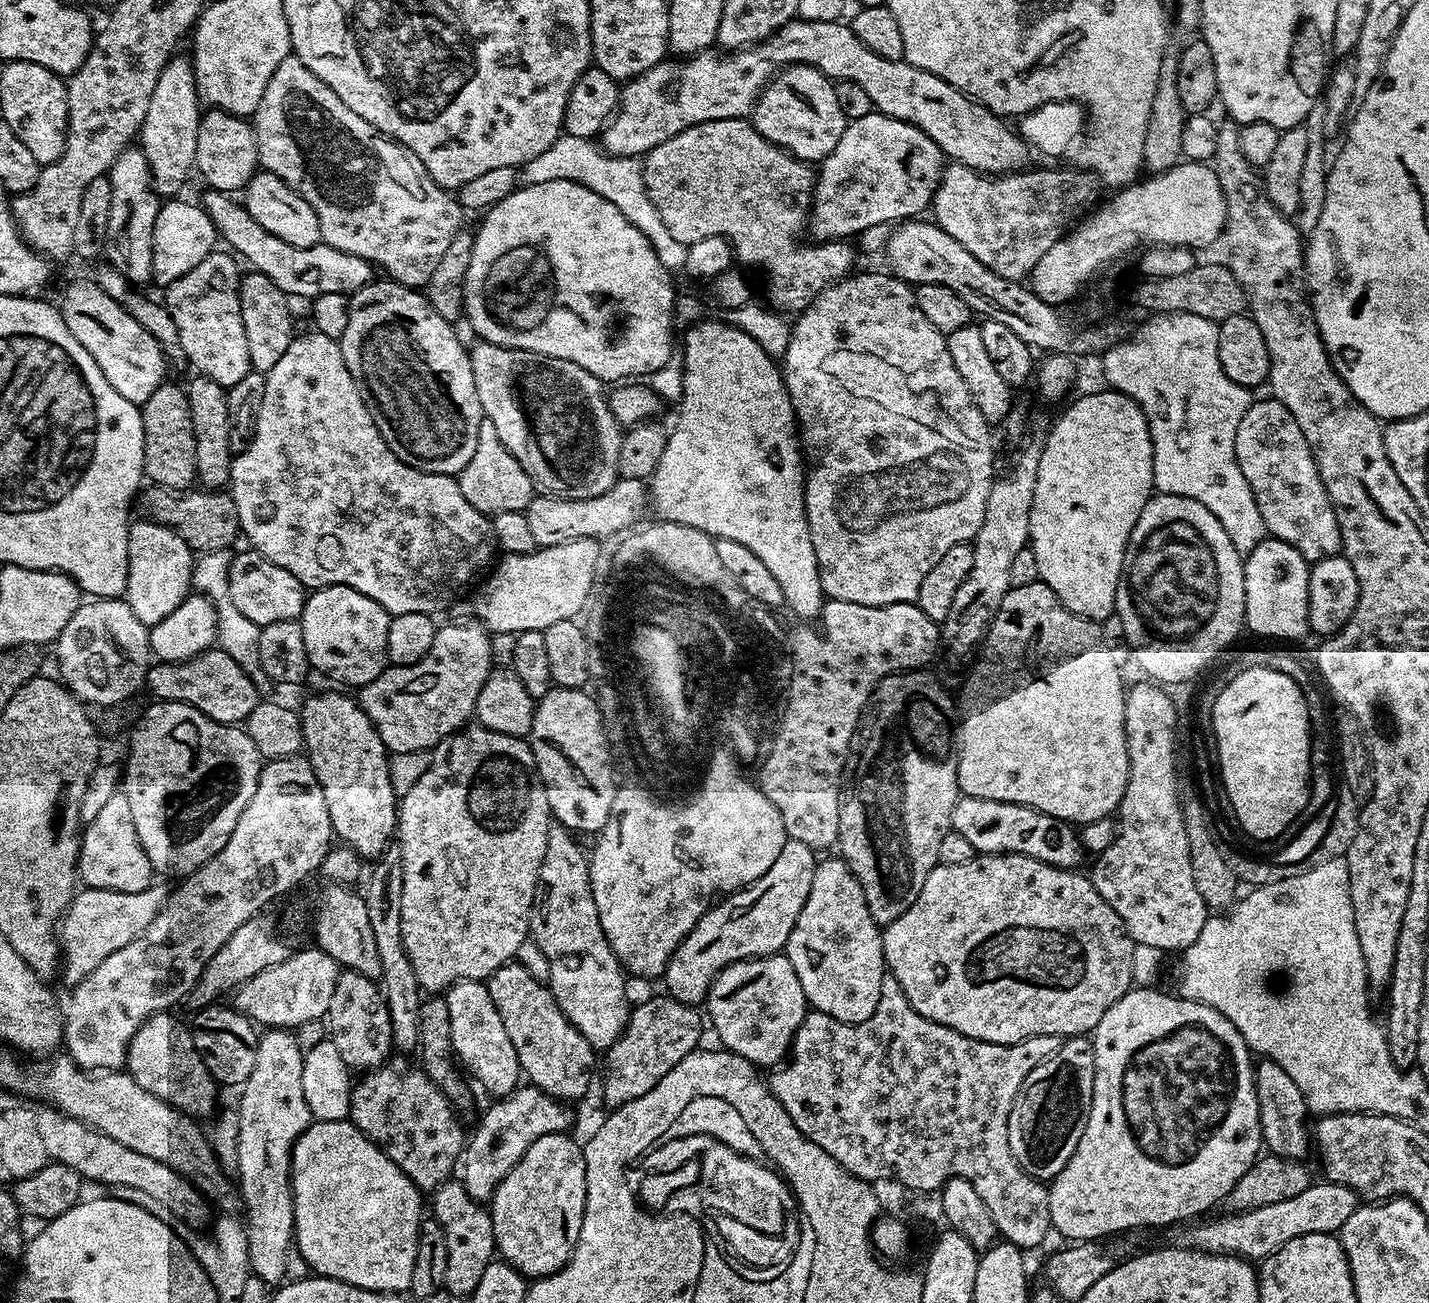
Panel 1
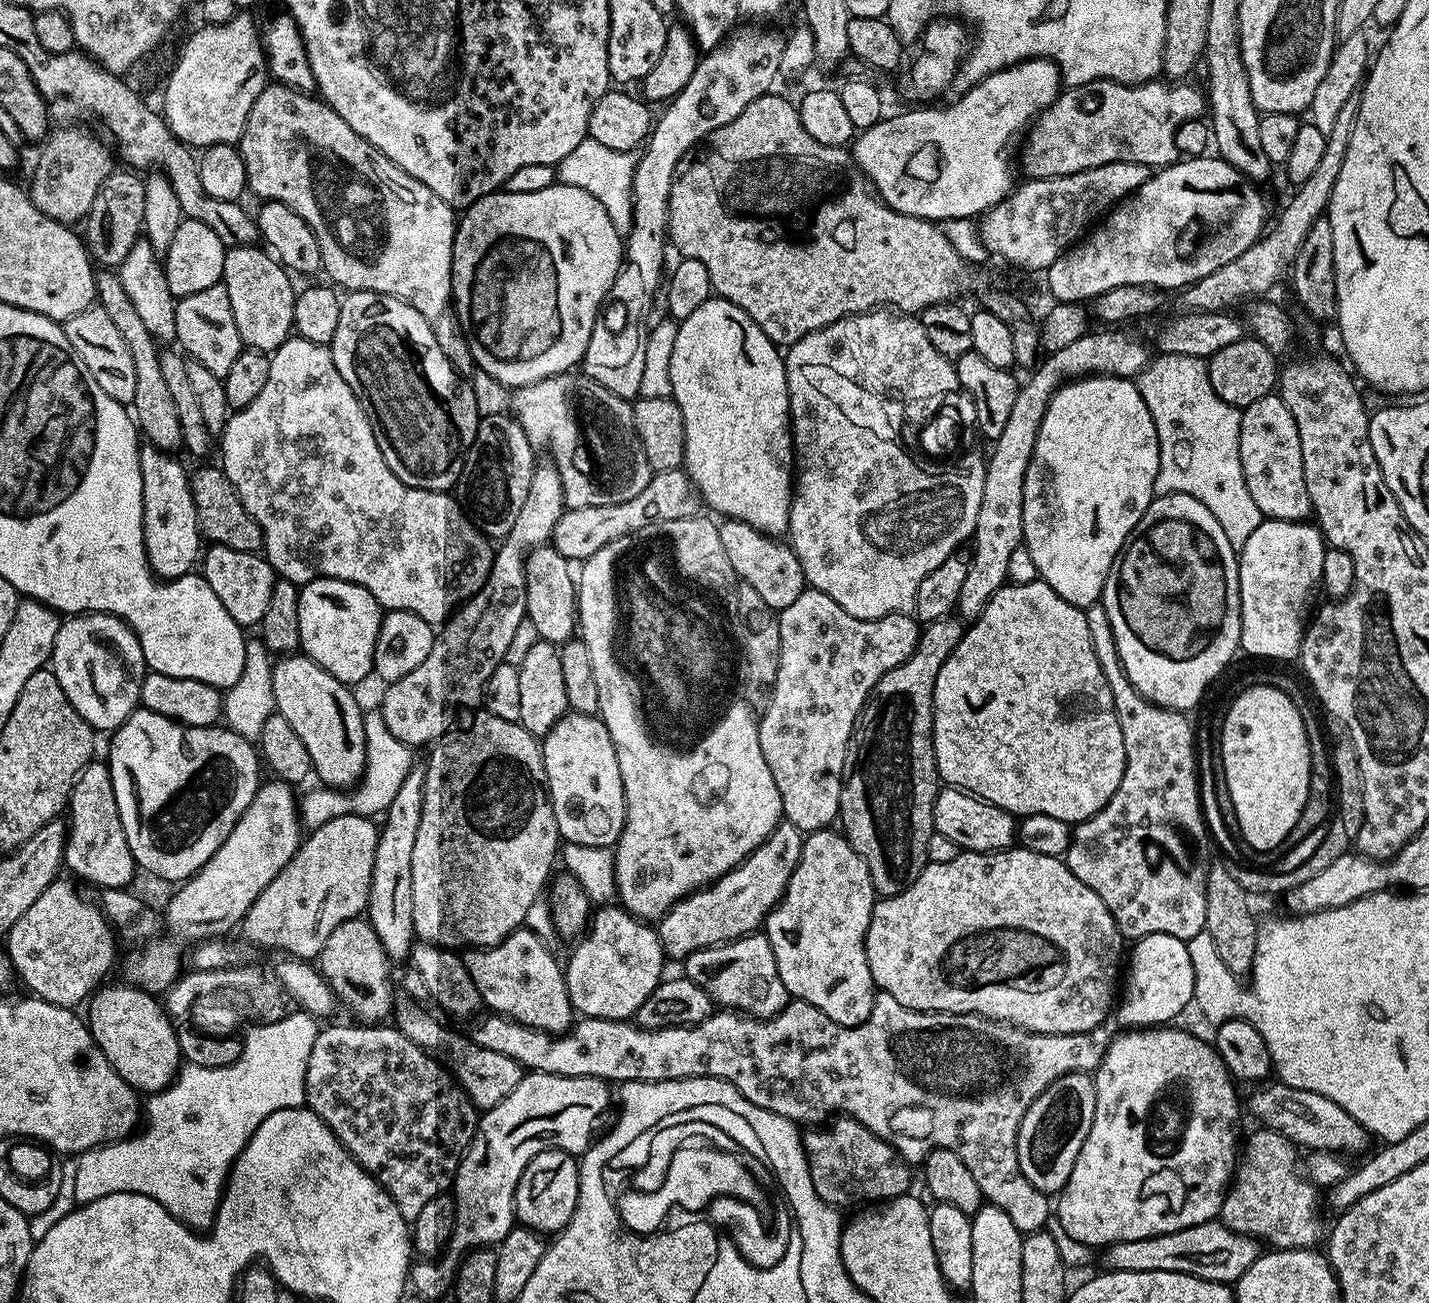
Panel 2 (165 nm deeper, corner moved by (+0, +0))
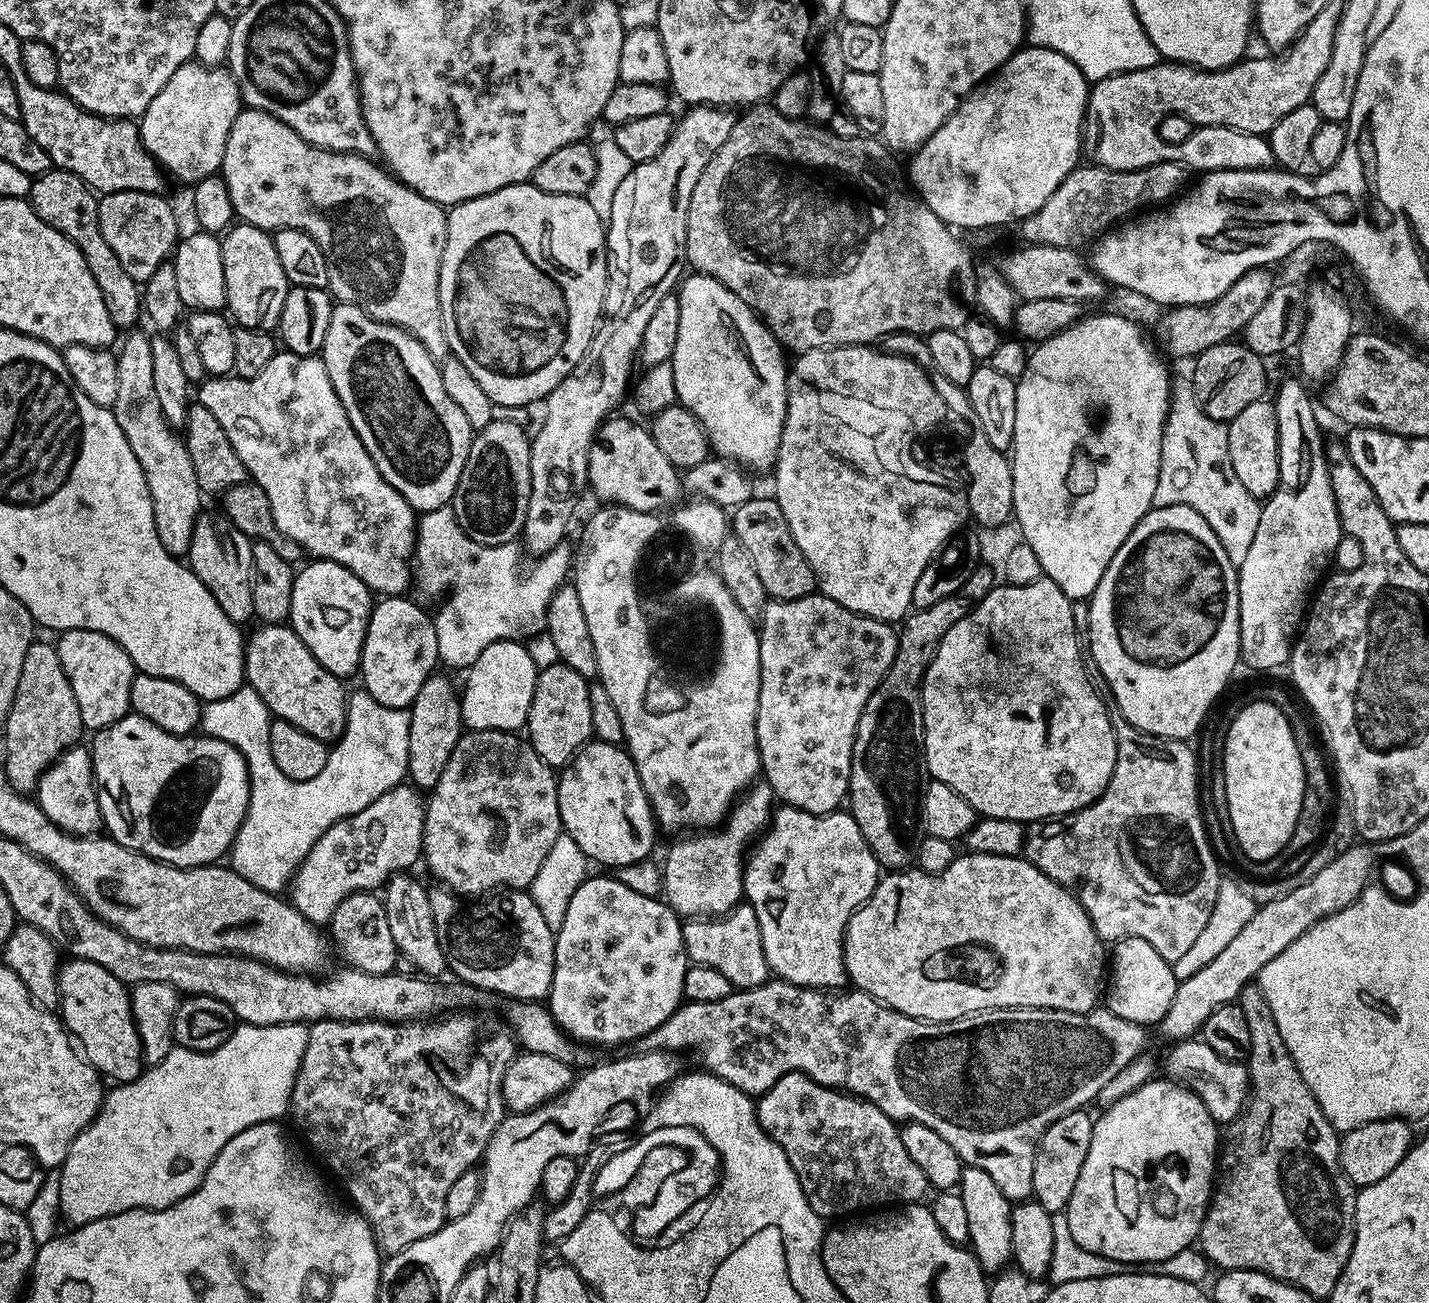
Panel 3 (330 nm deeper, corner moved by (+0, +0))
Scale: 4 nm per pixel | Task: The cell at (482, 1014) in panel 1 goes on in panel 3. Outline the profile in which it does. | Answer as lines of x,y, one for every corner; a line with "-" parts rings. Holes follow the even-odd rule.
393,874
382,889
382,899
386,910
386,919
390,922
390,934
394,938
397,953
405,955
414,962
417,973
428,978
440,978
445,975
448,963
438,946
438,930
434,930
434,913
430,910
428,888
420,885
412,874

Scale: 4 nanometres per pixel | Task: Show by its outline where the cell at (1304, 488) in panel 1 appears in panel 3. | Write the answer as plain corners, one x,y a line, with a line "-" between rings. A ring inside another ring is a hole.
1265,398
1258,402
1250,402
1242,414
1227,421
1228,453
1230,466
1234,466
1234,474
1238,474
1238,482
1250,490
1257,498
1267,498
1278,487
1278,414
1276,405

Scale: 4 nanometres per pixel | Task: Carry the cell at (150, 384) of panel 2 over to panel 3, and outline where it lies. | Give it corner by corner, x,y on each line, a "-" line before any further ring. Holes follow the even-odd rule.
53,167
33,179
30,203
38,218
46,222
46,226
54,226
54,230
78,246
86,258
86,266
90,266
90,274
94,274
94,282
98,282
98,290
102,290
106,310
110,310
110,318
117,329
135,329
139,325
136,323
142,320
142,288
134,278
130,278
130,274
126,274
122,262
118,262
114,250
110,250
106,238
102,238
102,226
98,226
100,202
97,193
88,187
85,180
78,178
78,174

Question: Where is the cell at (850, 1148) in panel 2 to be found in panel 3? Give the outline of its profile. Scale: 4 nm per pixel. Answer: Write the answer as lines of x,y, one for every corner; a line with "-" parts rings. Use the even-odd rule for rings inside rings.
788,1072
778,1078
778,1082
770,1086
770,1090
759,1096
754,1107
756,1120
764,1133
778,1142
778,1146
782,1146
802,1186
802,1194
806,1194
806,1202
810,1202
810,1206
822,1218
844,1218
861,1210
914,1204
923,1201
924,1195
929,1195
930,1185
926,1174
922,1174
910,1154
906,1154
897,1121
882,1114
882,1110
878,1110
878,1106
874,1106
869,1100
838,1088
822,1086
804,1072

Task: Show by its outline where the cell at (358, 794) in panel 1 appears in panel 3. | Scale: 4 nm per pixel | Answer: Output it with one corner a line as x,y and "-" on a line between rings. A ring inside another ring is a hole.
265,624
257,627
257,632
253,636
249,635
246,640
244,650
244,674
247,687
253,688
266,702
268,711
273,717
290,722
306,734
325,742
335,742
339,740
340,735
344,733
346,726
346,714
348,713
348,696
342,685
341,677
330,674
310,654
310,650
298,638
298,634
290,626
284,624

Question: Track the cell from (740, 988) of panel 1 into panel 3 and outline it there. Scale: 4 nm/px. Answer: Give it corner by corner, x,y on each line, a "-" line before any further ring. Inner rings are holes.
741,902
724,916
688,918
683,925
682,938
691,963
714,966
714,970
723,974
736,990
753,988
769,980
770,969
762,950
762,930
758,926
758,914
754,914
751,904

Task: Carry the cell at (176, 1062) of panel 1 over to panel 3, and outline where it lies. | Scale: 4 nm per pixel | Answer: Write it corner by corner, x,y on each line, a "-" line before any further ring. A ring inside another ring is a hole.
75,958
65,959
61,963
58,979
60,981
58,1012
73,1041
82,1049
84,1059
99,1070
101,1077
107,1078
109,1081
112,1079
112,1082
116,1084
128,1084
132,1080
136,1080
146,1071
146,1065
140,1035
132,1017
132,998
129,985
114,978
114,974
110,974
110,970
106,970
106,966
98,966
98,962

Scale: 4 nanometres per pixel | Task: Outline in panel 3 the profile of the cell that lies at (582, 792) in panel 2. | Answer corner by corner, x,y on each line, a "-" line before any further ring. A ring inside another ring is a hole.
593,739
576,753
576,757
569,764
564,765
556,785
563,831
570,838
574,838
578,846
582,846
589,861
596,863
597,860
600,864
609,864
612,867
609,869
617,870
639,860
649,859
653,855
652,847
656,844
656,832
658,833
656,816
652,813
632,757
621,745

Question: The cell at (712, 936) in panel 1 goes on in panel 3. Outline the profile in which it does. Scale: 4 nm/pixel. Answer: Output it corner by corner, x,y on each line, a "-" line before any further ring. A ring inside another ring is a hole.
760,778
753,783
732,805
723,824
711,830
696,830
691,834
681,835
668,848
662,859
663,891
662,896
669,906
681,918
715,918
724,916
731,908
745,899
744,895
744,861
750,845
761,834
768,831
774,811
772,787
768,781

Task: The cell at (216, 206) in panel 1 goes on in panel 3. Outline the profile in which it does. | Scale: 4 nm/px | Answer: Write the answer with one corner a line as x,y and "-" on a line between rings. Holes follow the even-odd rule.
3,29
4,56
2,62
18,90
20,102
19,119
24,129
50,154
53,165
68,172
78,174
97,193
117,192
118,190
138,190
139,192
163,193
166,173
155,158
144,148
140,137
140,125
127,120
110,120
106,116
95,116
80,108
63,91
34,86
26,78
22,66
21,41
14,30

